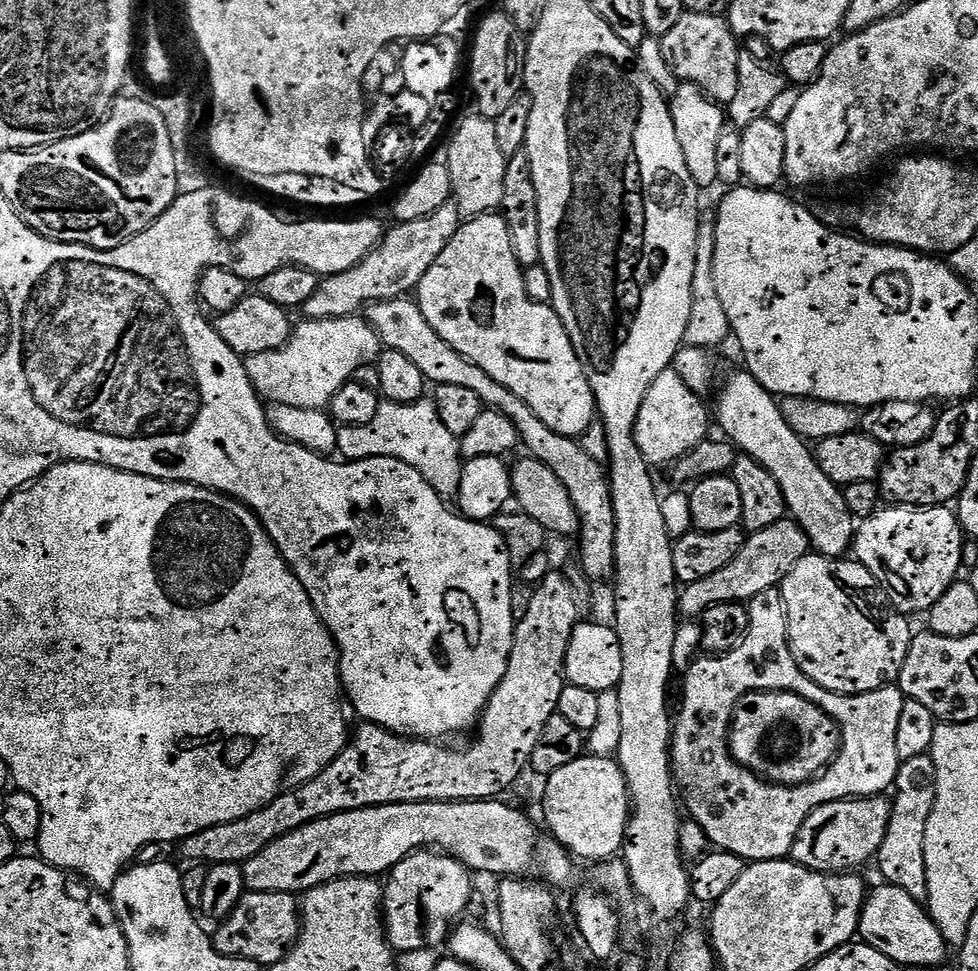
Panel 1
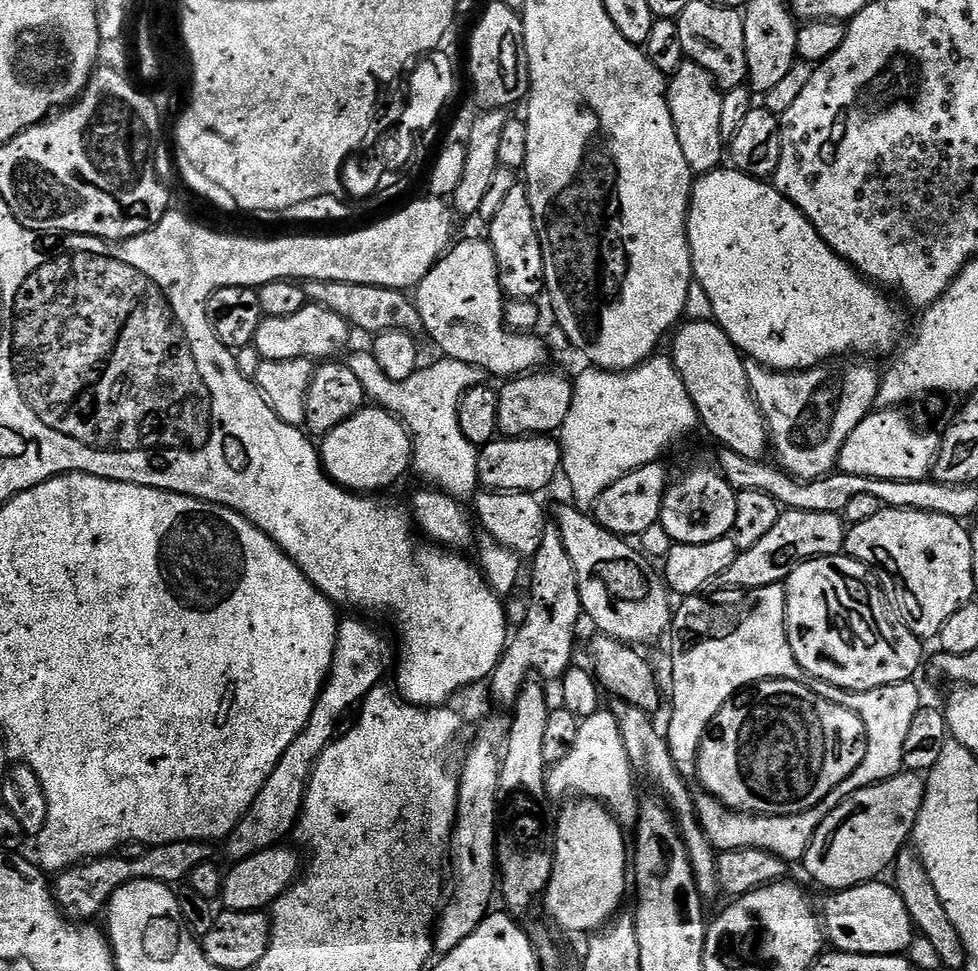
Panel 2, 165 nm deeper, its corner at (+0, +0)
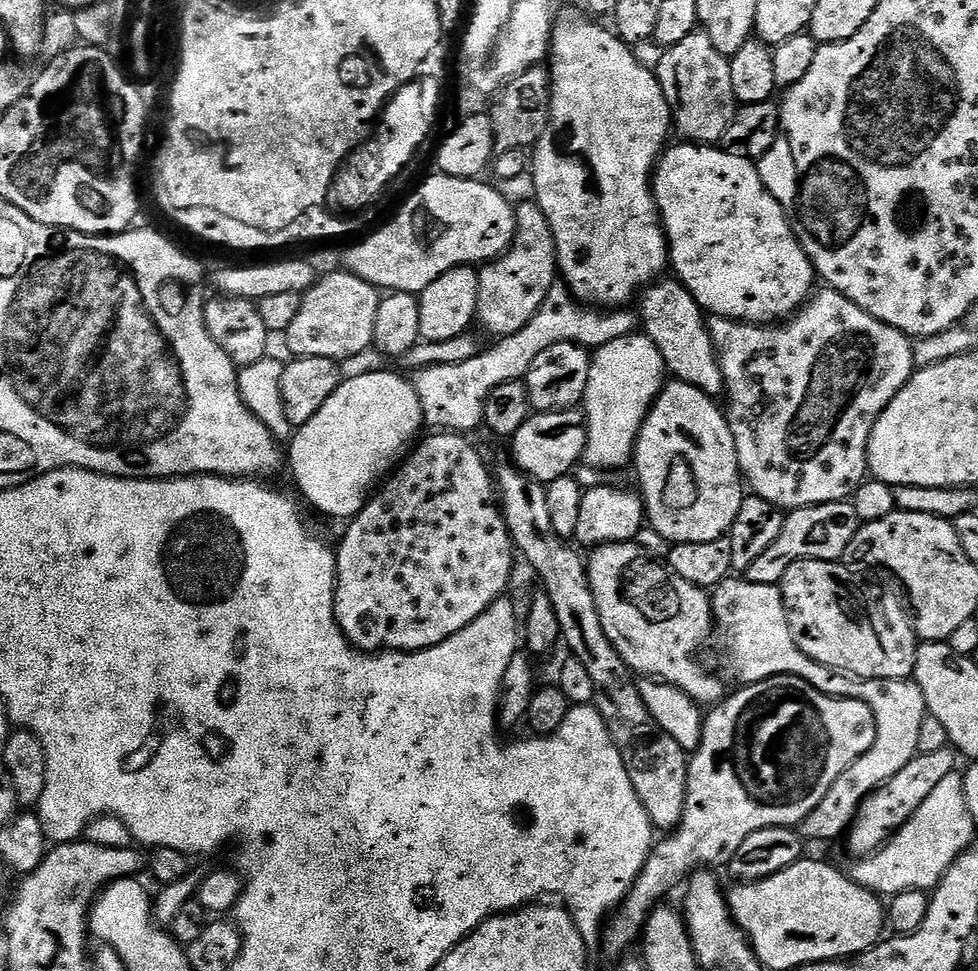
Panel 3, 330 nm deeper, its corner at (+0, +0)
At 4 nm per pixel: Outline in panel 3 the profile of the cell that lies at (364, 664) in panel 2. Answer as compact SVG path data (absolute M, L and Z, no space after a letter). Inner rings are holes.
M443 430L437 431L435 434L428 434L423 437L424 444L417 443L415 447L407 453L406 459L399 465L398 470L393 471L391 475L383 481L382 487L369 499L368 503L364 505L363 510L358 515L352 517L347 521L346 527L348 528L344 532L344 537L340 540L340 548L335 549L336 553L336 597L334 598L334 614L336 615L336 621L341 630L344 631L344 636L352 643L352 647L357 652L367 652L369 654L375 654L377 652L421 652L427 648L433 648L438 646L442 642L446 642L446 638L450 638L454 634L458 634L458 630L462 630L466 626L470 626L474 621L478 619L482 614L486 614L486 610L490 610L490 606L501 603L502 597L508 591L508 583L512 577L513 571L518 563L517 557L514 555L514 545L512 543L512 535L508 533L508 527L504 521L504 513L501 505L498 503L498 492L494 487L494 476L488 468L484 465L484 460L480 457L480 452L471 444L469 437L464 434L457 434L455 432L445 432Z

